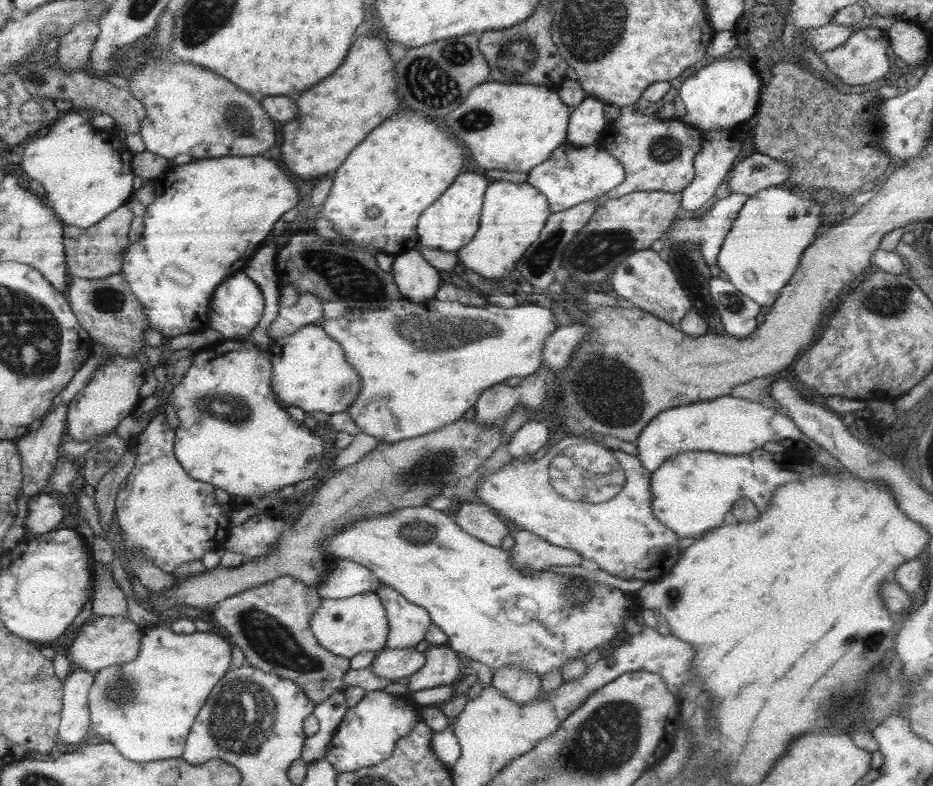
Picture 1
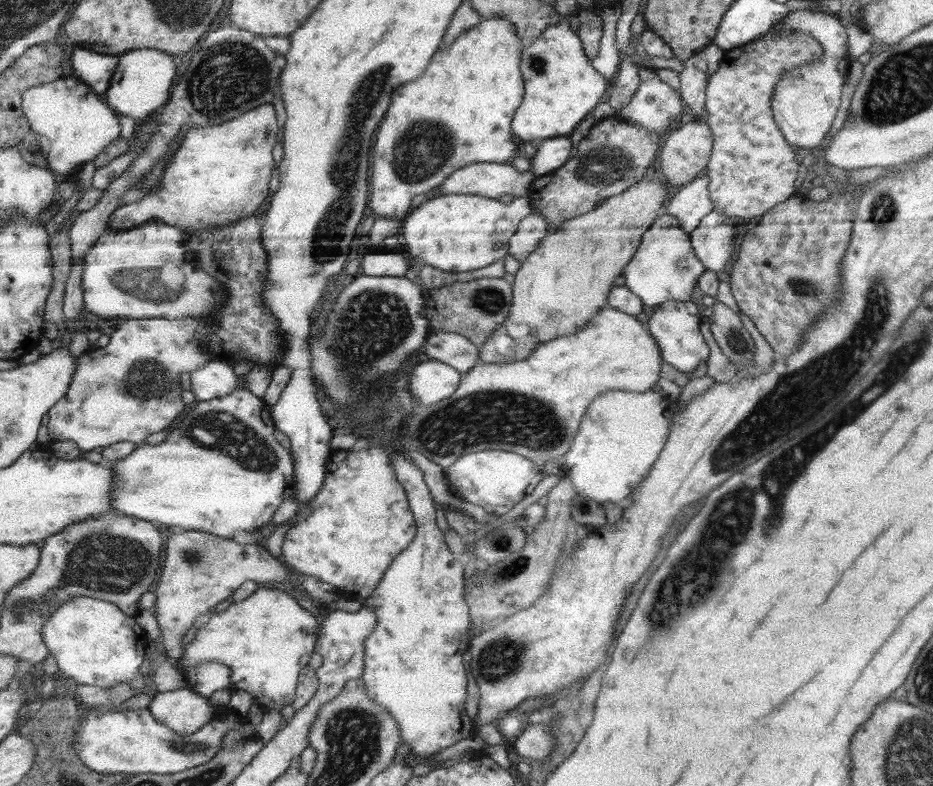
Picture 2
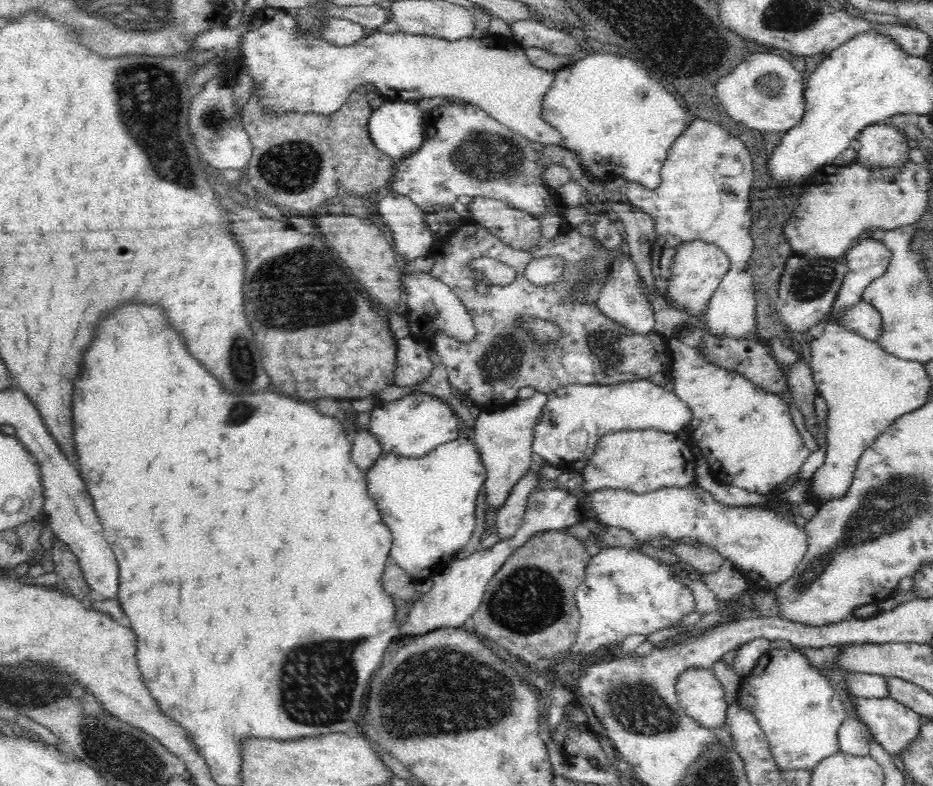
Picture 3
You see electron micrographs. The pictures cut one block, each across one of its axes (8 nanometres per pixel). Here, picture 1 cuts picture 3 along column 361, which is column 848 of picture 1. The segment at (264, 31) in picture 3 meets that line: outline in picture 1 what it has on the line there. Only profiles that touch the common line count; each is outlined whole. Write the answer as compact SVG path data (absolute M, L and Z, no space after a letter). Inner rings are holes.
M867 24L864 28L852 34L840 46L821 52L820 57L828 66L828 71L836 74L844 84L860 86L884 77L890 70L891 63L886 55L888 45L890 44L888 38L883 34L883 30Z

